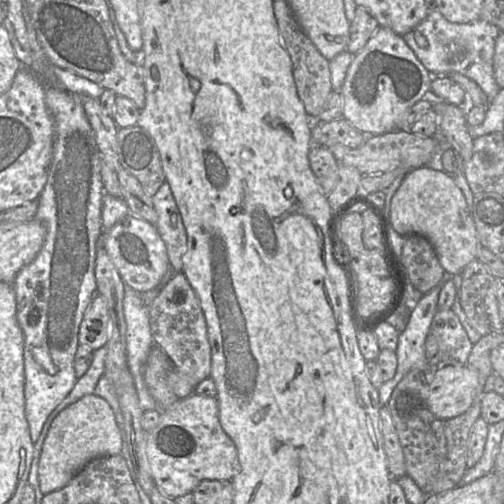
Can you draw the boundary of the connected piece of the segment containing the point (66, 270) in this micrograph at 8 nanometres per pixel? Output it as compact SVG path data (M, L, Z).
M46 85L45 104L54 121L55 136L47 181L34 218L44 224L46 236L37 256L13 280L16 318L24 337L25 417L33 443L48 416L77 382L74 359L80 324L97 293L95 261L103 233L101 157L78 94Z

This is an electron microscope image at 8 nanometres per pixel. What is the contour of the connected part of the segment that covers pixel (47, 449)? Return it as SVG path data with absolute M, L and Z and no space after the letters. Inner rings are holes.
M90 394L63 409L52 421L38 463L38 481L43 494L61 489L90 461L121 454L120 429L106 400Z

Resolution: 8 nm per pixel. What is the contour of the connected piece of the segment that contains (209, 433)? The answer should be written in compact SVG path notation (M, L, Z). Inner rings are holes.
M196 393L161 412L158 425L147 433L147 456L155 486L172 499L192 493L204 480L231 481L241 471L237 447L220 424L217 399Z

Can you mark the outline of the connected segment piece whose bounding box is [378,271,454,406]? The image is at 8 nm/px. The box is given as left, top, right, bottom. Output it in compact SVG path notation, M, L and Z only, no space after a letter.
M444 273L442 283L424 294L411 311L407 327L399 334L398 345L395 350L397 356L397 370L394 377L383 382L378 388L381 406L386 406L394 388L399 381L410 371L429 371L429 363L426 357L425 343L431 332L431 323L438 311L438 299L442 284L452 279L454 274Z

